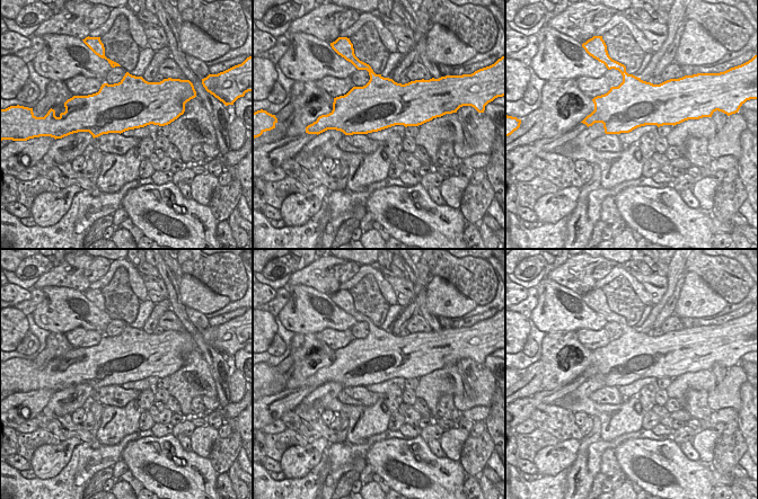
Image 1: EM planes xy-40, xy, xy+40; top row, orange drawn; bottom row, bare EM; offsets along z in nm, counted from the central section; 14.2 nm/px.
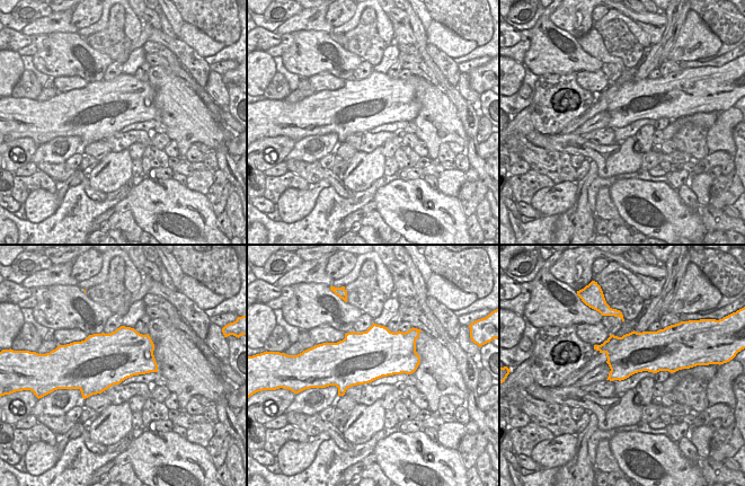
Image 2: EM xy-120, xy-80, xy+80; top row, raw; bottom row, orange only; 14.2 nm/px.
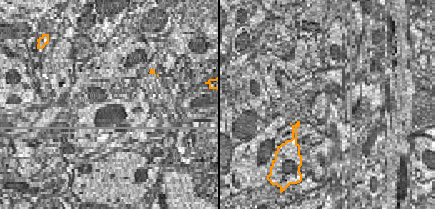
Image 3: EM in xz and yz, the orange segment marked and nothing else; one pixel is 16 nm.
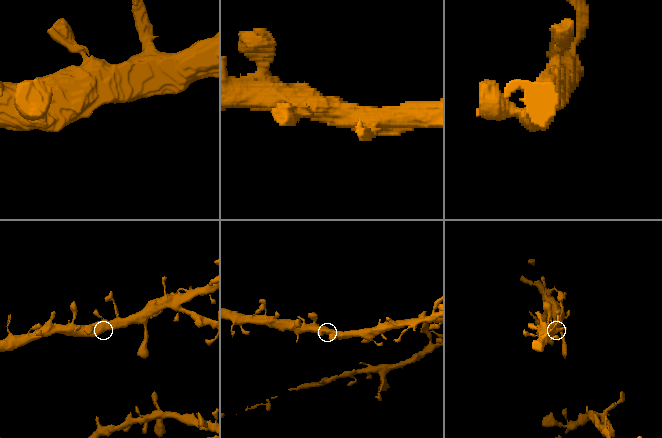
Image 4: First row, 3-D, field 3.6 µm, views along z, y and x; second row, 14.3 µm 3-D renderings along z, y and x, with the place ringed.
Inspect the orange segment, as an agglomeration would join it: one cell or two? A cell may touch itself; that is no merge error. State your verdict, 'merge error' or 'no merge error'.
no merge error

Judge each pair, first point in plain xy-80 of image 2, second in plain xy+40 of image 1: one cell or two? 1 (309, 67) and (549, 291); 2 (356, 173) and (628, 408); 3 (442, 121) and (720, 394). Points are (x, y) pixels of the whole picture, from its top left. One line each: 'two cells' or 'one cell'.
1: one cell
2: one cell
3: two cells

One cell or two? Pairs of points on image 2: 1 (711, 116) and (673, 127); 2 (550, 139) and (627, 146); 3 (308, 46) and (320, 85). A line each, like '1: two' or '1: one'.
1: one
2: one
3: two

